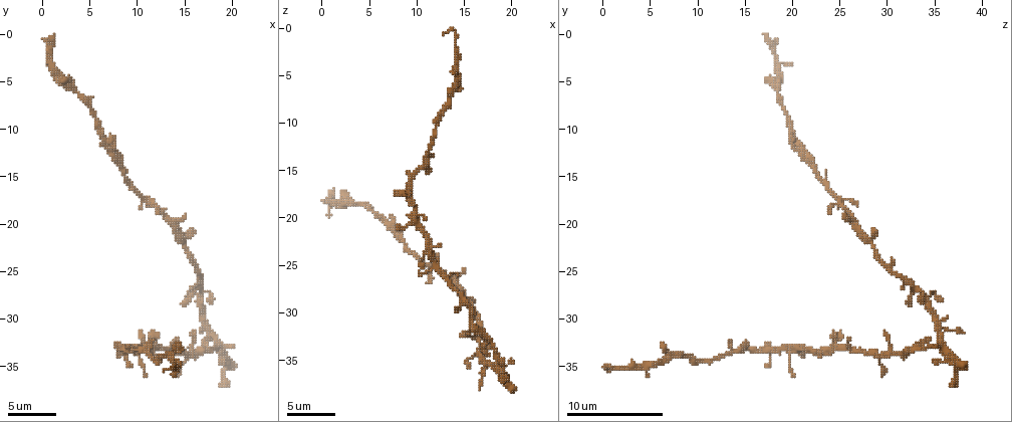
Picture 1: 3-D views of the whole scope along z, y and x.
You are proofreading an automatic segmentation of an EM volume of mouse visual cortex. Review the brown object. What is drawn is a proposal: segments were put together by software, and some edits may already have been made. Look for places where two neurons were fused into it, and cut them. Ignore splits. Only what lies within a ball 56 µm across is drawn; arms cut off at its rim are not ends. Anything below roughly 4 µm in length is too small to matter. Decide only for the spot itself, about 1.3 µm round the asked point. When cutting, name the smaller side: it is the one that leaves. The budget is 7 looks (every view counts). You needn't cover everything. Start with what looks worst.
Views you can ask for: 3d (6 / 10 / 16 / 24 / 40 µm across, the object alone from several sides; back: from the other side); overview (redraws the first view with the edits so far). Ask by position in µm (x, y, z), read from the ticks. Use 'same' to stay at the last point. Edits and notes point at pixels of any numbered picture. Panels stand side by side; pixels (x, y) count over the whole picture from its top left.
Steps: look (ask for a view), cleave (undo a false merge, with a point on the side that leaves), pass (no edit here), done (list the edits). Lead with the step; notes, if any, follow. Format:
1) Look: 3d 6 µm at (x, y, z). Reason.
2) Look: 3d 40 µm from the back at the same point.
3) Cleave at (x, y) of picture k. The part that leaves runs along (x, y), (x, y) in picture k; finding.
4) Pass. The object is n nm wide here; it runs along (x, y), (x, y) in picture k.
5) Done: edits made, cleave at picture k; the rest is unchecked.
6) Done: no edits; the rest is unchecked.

Look: 3d 6 µm at (10.8, 33.4, 13.8). Three-way junction.

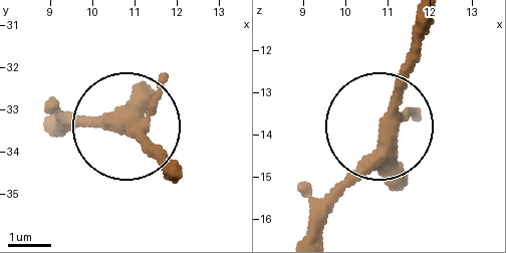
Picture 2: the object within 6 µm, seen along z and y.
Pass. It runs along (323, 235), (326, 203), (373, 149), (424, 19) in picture 2; continuous, no second neuron.

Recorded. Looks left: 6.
Look: 3d 16 µm at (13.4, 19.8, 26.6). Side arm on a straight run.

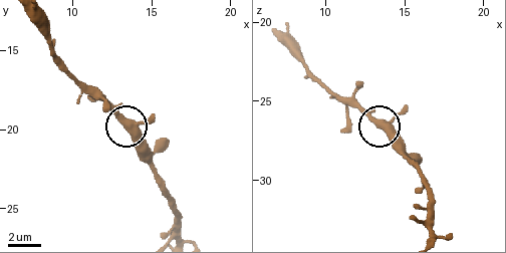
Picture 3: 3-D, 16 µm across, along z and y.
Look: 3d 6 µm at (13.4, 19.7, 26.5).

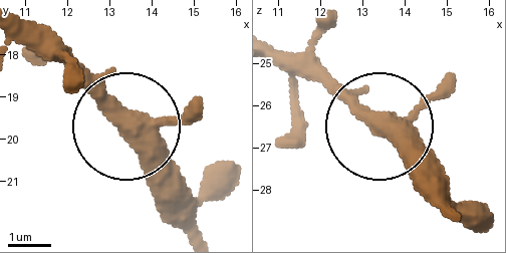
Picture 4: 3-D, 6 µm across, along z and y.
Pass. 3 arms meet here; all the same neuron.

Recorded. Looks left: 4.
Look: 3d 10 µm at (14.0, 35.0, 3.0). Thick turns thin.

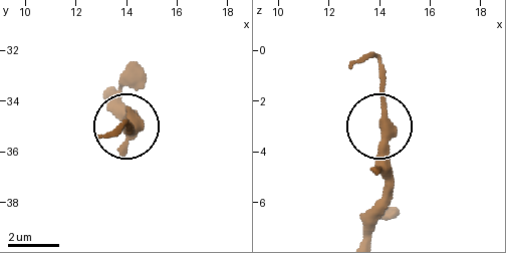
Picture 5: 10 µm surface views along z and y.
Look: 3d 10 µm from the back at the same point.

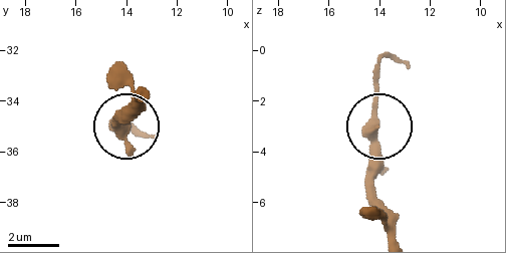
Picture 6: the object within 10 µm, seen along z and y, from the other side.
Pass. The object is 370 nm wide here; it runs along (390, 232), (376, 193), (376, 65) in picture 6; all the same neuron.

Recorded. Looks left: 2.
Look: 3d 16 µm at (5.8, 9.4, 19.6). Sudden change in width.

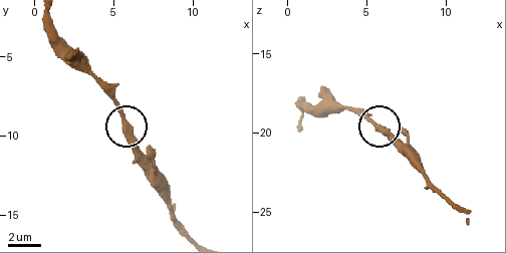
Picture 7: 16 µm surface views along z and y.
Pass. The object is 360 nm wide here; all the same neuron.

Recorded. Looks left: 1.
Done: no edits; the rest is unchecked.

